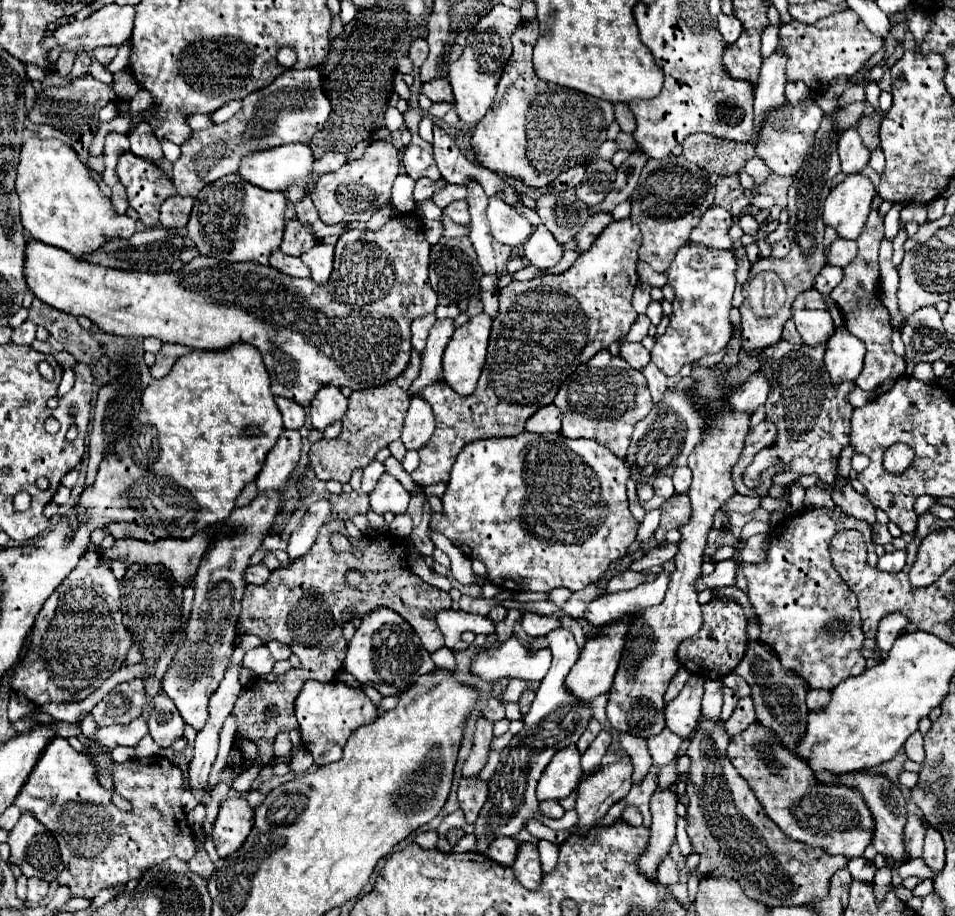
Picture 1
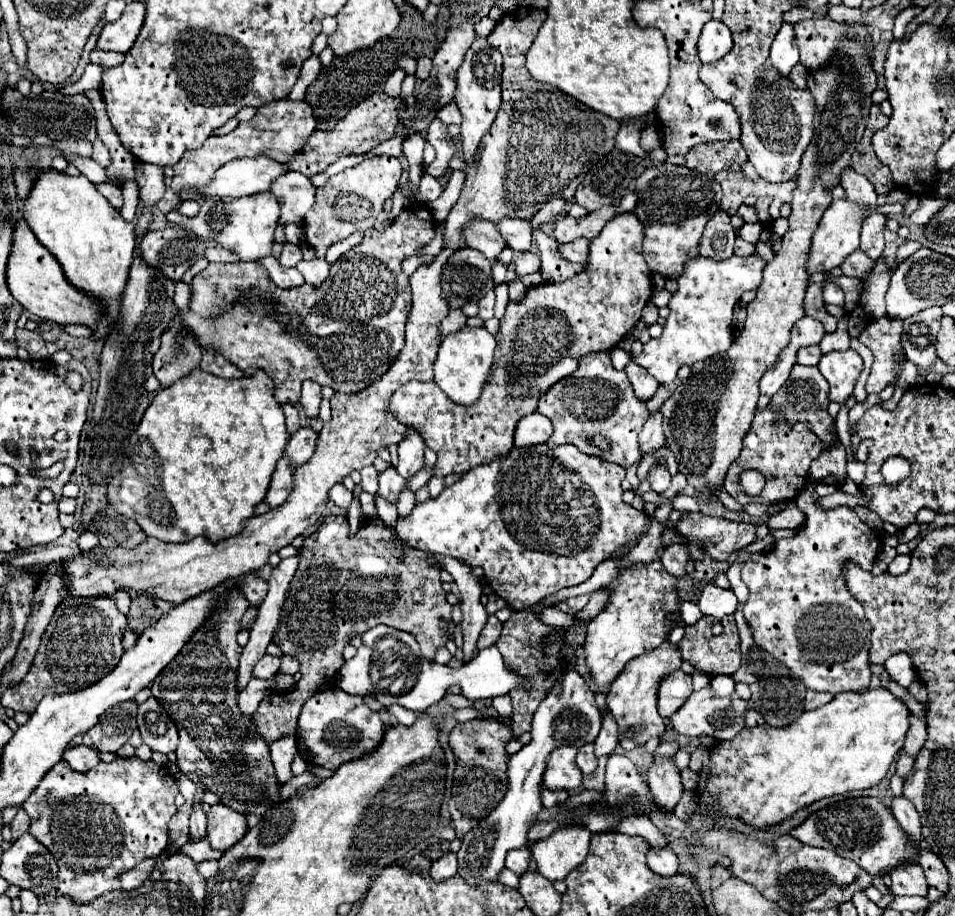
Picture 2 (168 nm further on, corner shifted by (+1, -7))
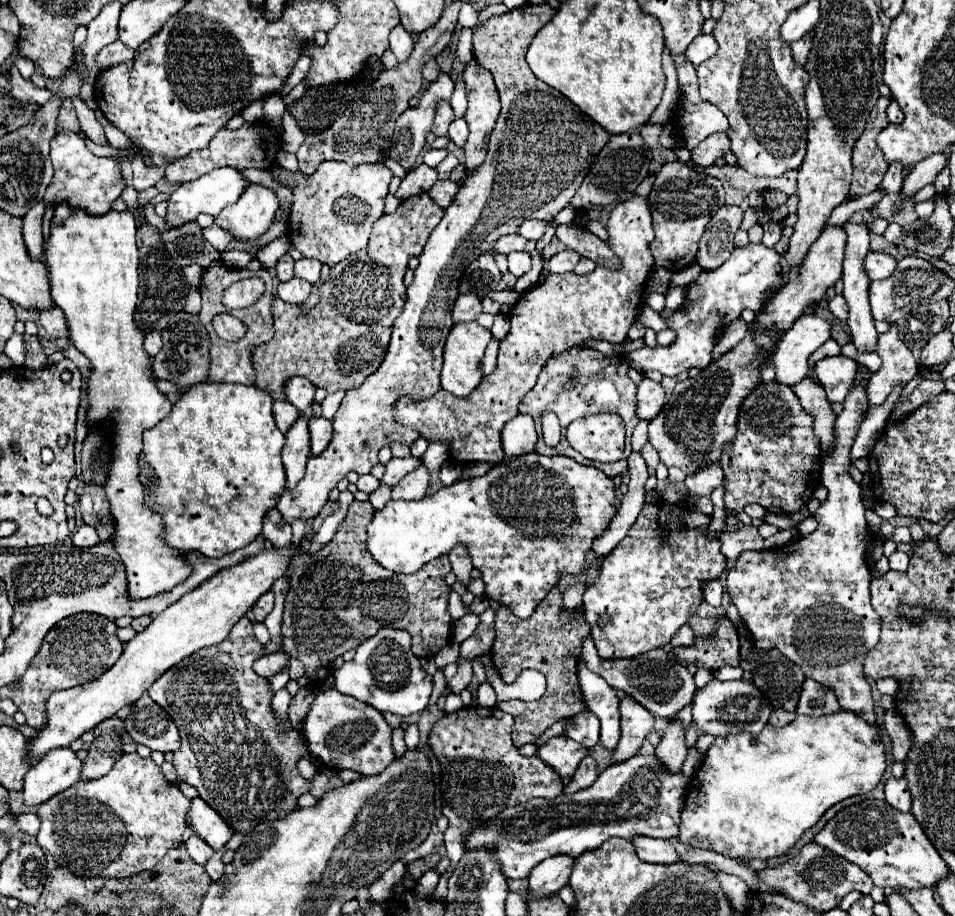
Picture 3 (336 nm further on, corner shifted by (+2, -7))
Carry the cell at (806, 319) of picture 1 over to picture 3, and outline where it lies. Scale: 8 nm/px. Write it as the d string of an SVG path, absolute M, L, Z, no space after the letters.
M818 315L798 317L772 353L772 365L776 371L772 381L786 387L800 383L810 371L808 357L830 339L830 327L832 325Z

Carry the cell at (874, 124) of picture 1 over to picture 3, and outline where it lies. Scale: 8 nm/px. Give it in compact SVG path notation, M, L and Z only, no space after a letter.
M886 97L878 99L878 105L872 111L862 137L854 145L854 155L852 155L854 175L852 175L852 185L850 185L852 199L876 191L876 187L880 185L880 181L884 179L884 173L888 169L888 163L884 161L884 157L876 145L878 133L890 123L886 117L888 103L890 103L890 99L886 99Z

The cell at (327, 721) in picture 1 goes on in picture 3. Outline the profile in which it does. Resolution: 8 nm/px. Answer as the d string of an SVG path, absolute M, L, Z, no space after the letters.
M326 689L316 695L300 731L308 743L312 757L320 765L334 771L352 769L362 775L376 775L384 771L396 757L390 739L392 727L384 721L382 713L364 701L336 693L336 689Z

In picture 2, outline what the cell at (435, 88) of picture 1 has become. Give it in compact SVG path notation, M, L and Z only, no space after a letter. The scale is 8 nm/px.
M449 103L449 105L445 105L443 109L439 109L439 111L437 111L437 117L439 117L445 125L451 125L451 123L461 125L461 113L459 113L459 109L457 109L455 103Z

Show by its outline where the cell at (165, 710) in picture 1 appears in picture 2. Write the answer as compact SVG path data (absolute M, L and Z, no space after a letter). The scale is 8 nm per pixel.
M149 697L137 707L137 729L153 751L169 753L177 749L177 727L157 699Z

